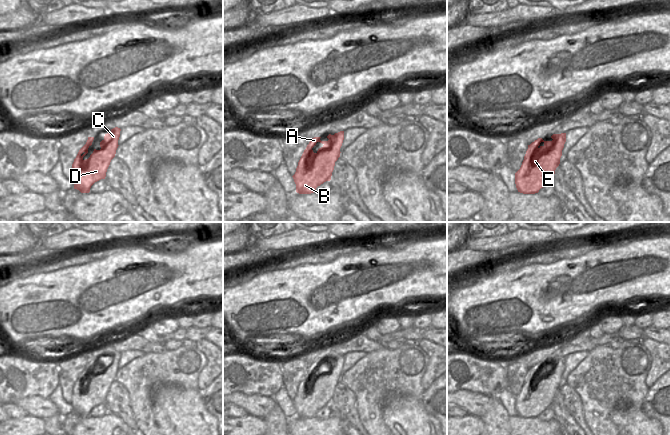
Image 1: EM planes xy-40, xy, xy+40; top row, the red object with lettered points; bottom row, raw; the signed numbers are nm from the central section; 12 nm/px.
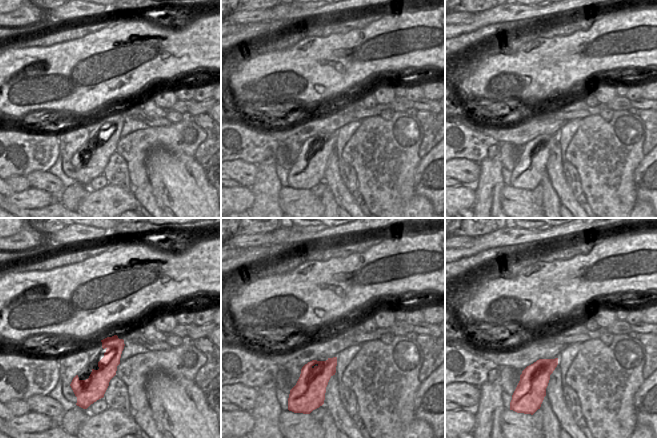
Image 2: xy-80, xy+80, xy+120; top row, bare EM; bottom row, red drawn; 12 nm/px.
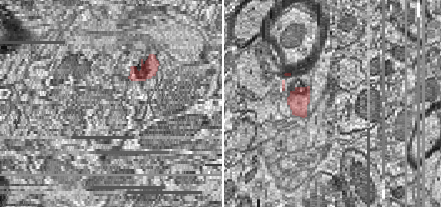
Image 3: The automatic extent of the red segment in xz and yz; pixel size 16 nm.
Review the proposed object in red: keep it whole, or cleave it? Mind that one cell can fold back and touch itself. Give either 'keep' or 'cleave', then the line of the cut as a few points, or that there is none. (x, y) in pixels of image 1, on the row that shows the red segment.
keep | no cut

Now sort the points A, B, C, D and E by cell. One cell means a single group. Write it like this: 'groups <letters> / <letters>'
groups A B C D E

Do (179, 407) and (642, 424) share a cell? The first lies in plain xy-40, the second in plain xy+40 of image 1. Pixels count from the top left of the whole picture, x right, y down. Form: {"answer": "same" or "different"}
{"answer": "same"}

